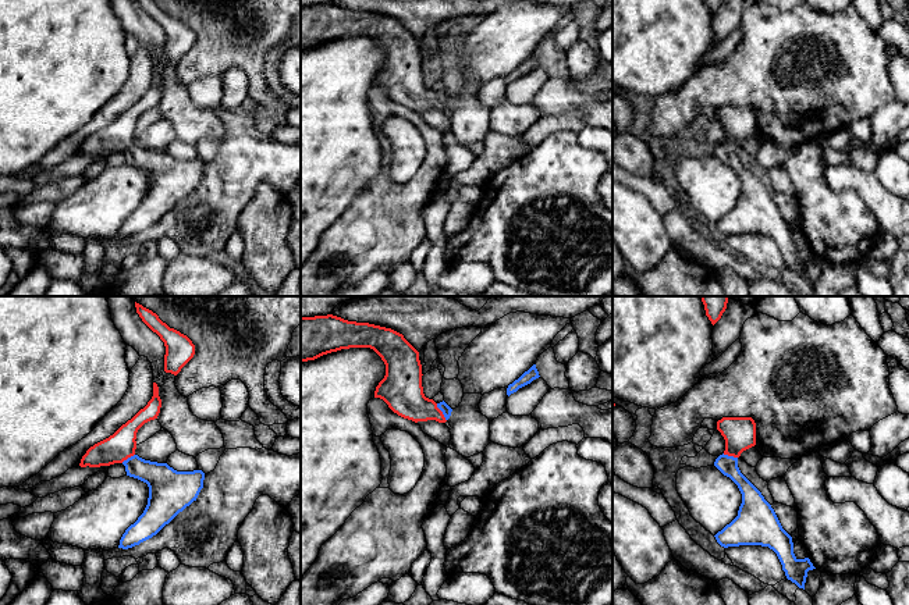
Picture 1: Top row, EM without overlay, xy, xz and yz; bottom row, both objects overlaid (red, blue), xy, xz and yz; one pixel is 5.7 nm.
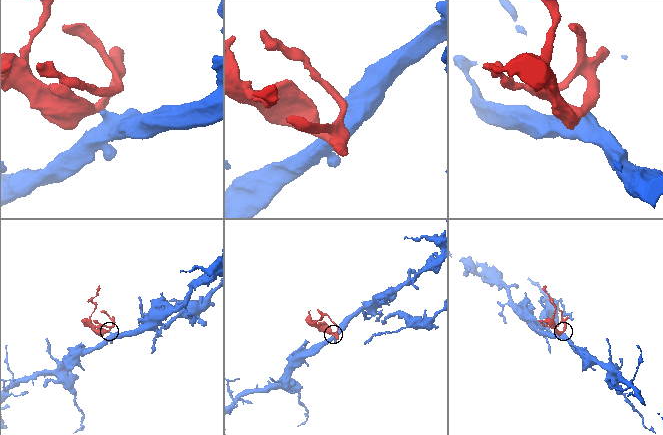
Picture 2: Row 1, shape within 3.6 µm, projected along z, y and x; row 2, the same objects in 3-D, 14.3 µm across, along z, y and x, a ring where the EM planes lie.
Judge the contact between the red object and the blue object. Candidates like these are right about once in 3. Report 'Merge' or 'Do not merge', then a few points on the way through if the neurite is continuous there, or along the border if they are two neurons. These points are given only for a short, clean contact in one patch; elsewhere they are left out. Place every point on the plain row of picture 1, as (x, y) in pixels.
Merge. Path across: xz (404, 82), (421, 98), (441, 100), (443, 95)

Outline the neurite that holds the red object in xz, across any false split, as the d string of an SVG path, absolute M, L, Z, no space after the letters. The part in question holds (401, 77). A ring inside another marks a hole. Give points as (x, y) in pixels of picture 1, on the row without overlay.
M327 3L301 6L301 50L349 36L370 36L386 53L386 64L374 79L398 104L418 110L445 111L452 97L423 82L419 40L402 22Z

